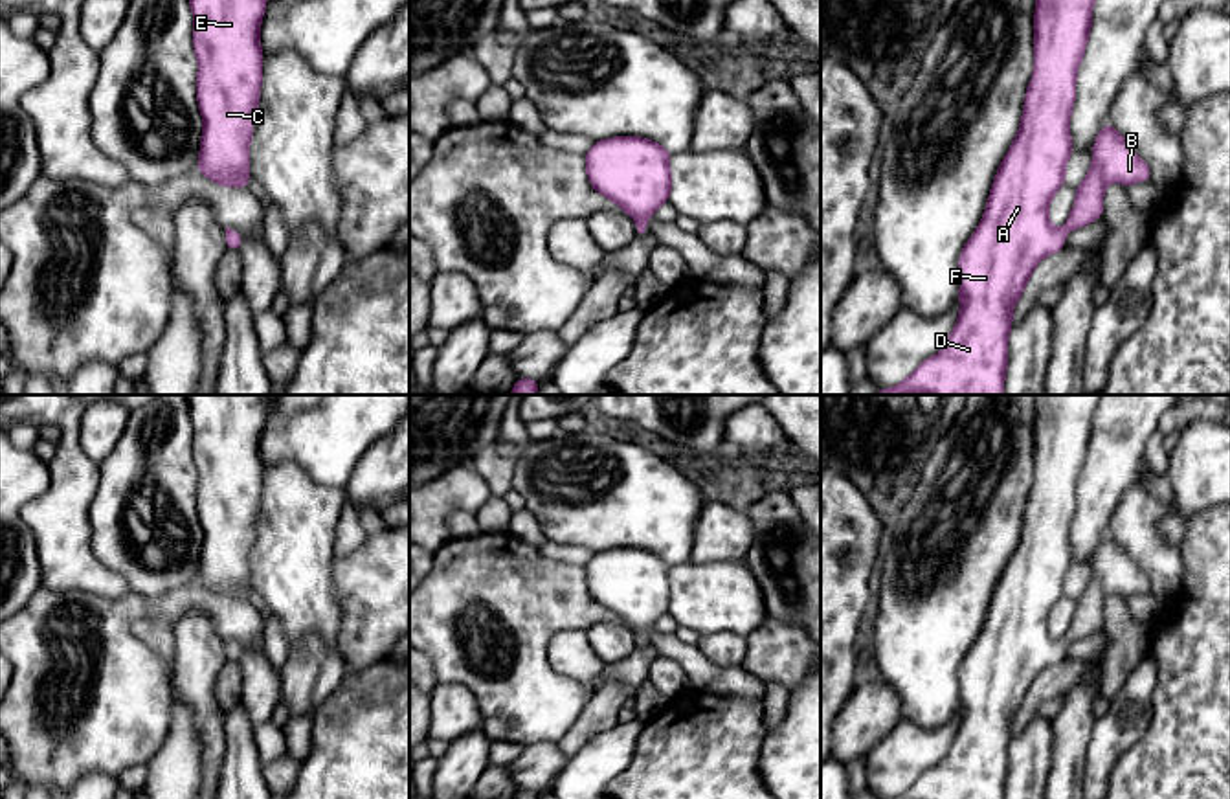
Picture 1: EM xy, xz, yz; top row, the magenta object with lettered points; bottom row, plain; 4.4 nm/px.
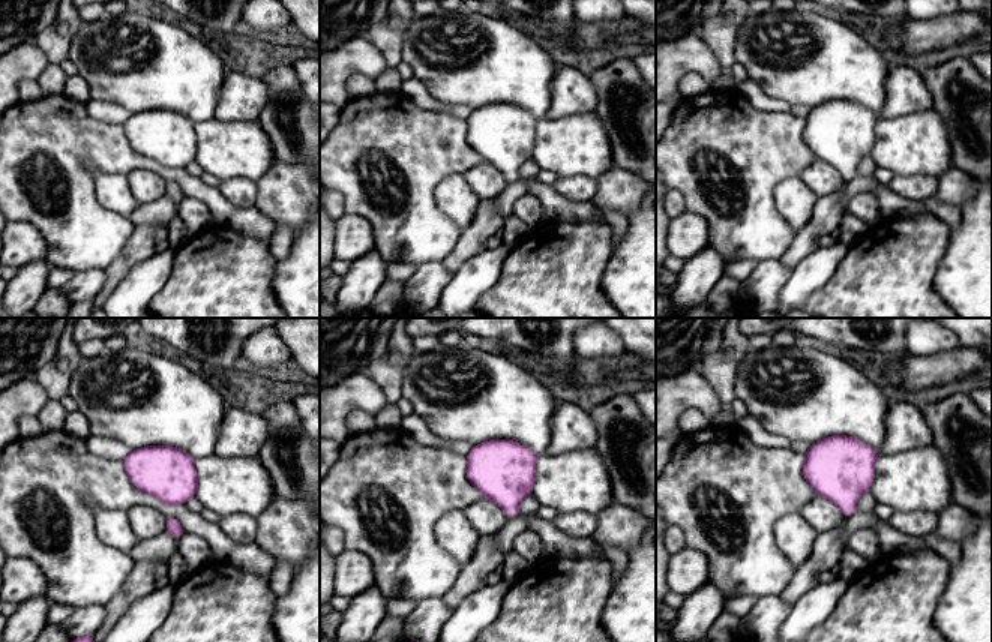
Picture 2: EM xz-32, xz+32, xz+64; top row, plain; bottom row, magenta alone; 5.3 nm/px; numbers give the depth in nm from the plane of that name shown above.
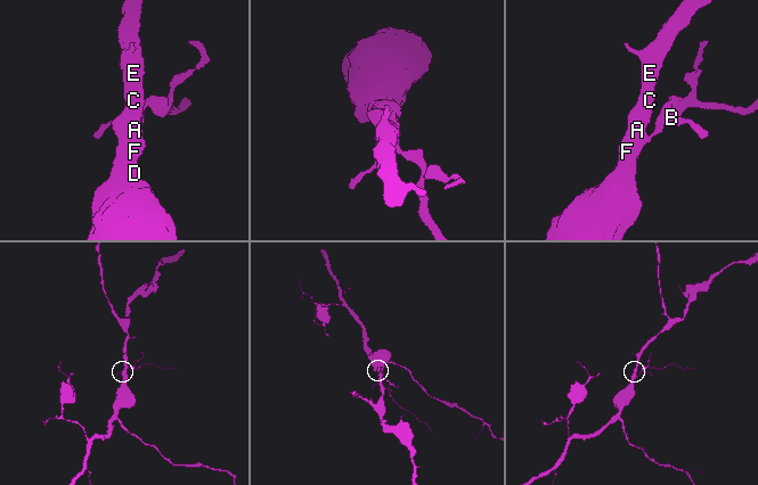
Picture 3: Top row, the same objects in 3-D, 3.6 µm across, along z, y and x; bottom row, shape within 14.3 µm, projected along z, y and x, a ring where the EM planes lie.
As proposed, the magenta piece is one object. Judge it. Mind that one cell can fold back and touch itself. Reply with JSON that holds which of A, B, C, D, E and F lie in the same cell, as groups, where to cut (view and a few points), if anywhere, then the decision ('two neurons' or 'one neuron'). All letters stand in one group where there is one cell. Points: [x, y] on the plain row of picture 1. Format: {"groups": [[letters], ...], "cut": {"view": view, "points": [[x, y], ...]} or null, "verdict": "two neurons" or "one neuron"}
{"groups": [["A", "B", "C", "D", "E", "F"]], "cut": null, "verdict": "one neuron"}

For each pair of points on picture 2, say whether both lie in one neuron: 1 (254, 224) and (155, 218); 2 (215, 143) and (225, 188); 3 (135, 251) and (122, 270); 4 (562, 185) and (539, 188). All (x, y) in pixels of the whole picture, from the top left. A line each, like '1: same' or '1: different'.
1: different
2: different
3: same
4: different

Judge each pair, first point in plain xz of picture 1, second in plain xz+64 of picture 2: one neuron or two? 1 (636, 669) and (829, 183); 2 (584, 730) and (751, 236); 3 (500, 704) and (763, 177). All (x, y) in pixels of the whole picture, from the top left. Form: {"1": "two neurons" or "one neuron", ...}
{"1": "two neurons", "2": "two neurons", "3": "one neuron"}

